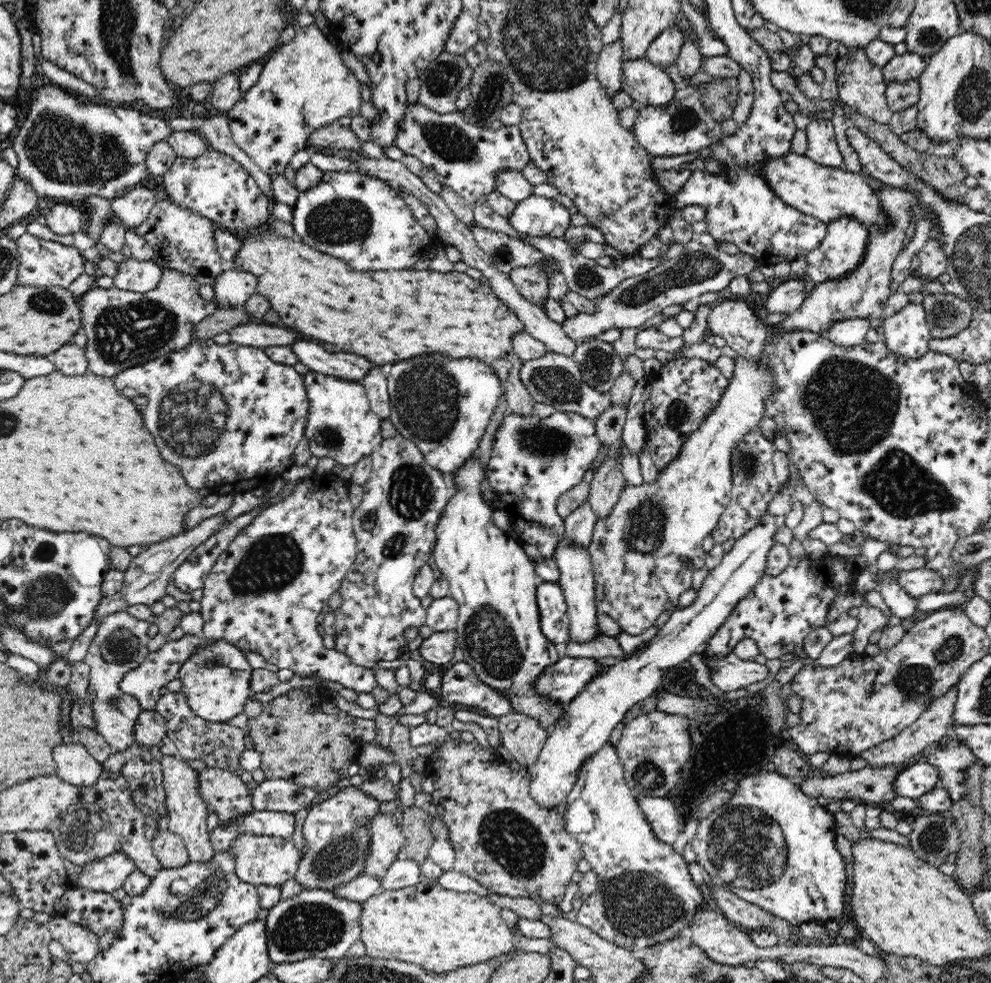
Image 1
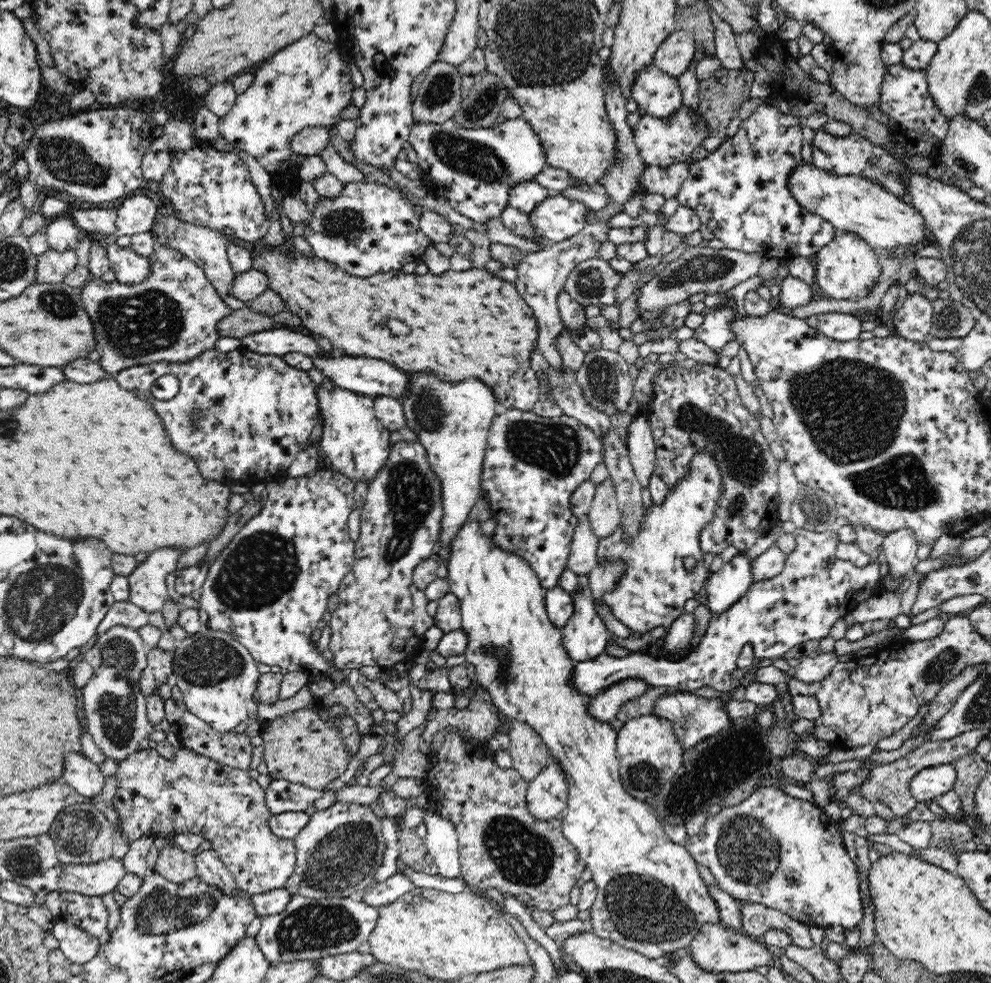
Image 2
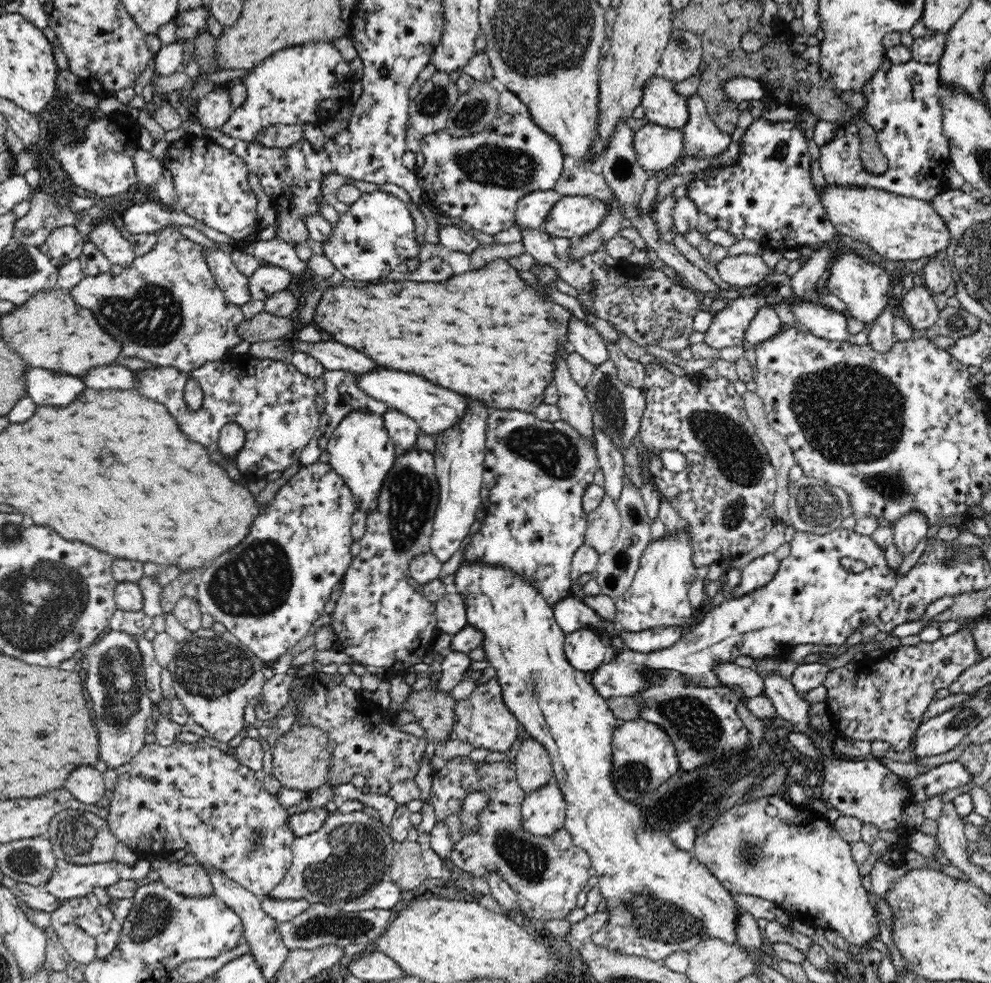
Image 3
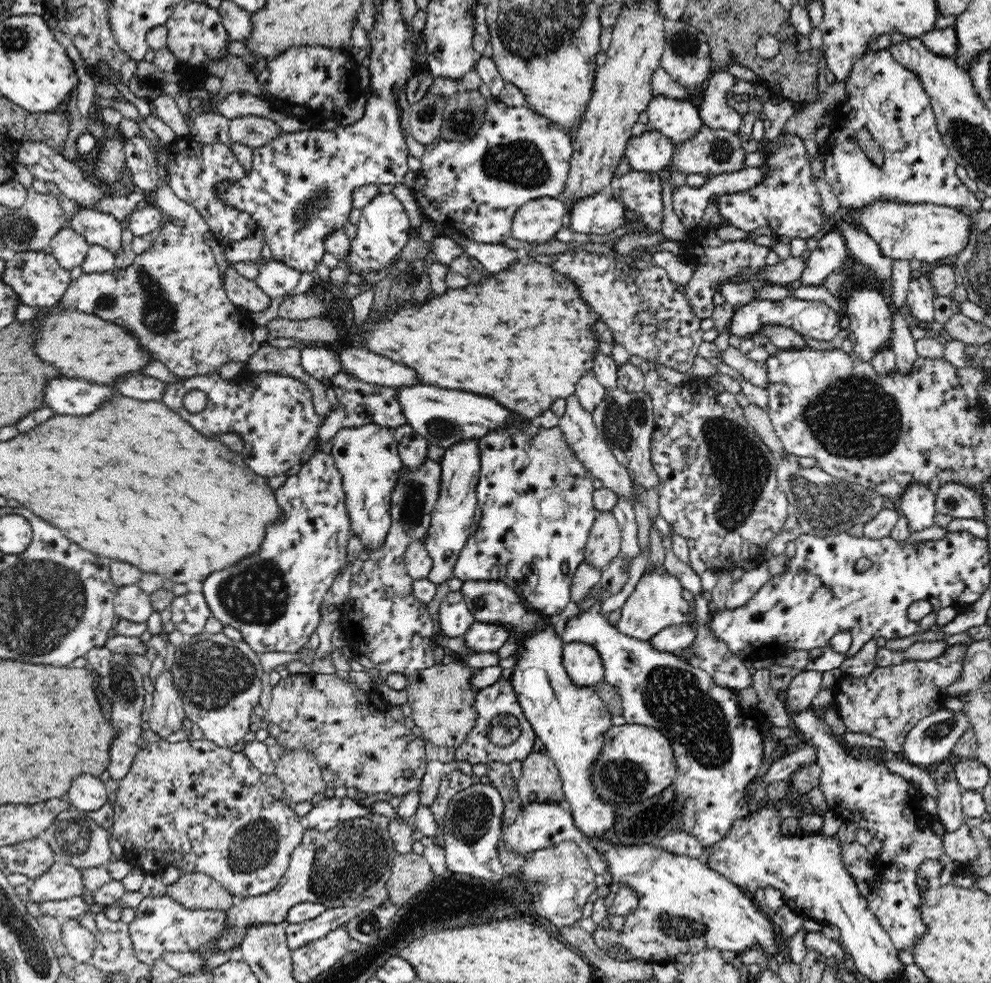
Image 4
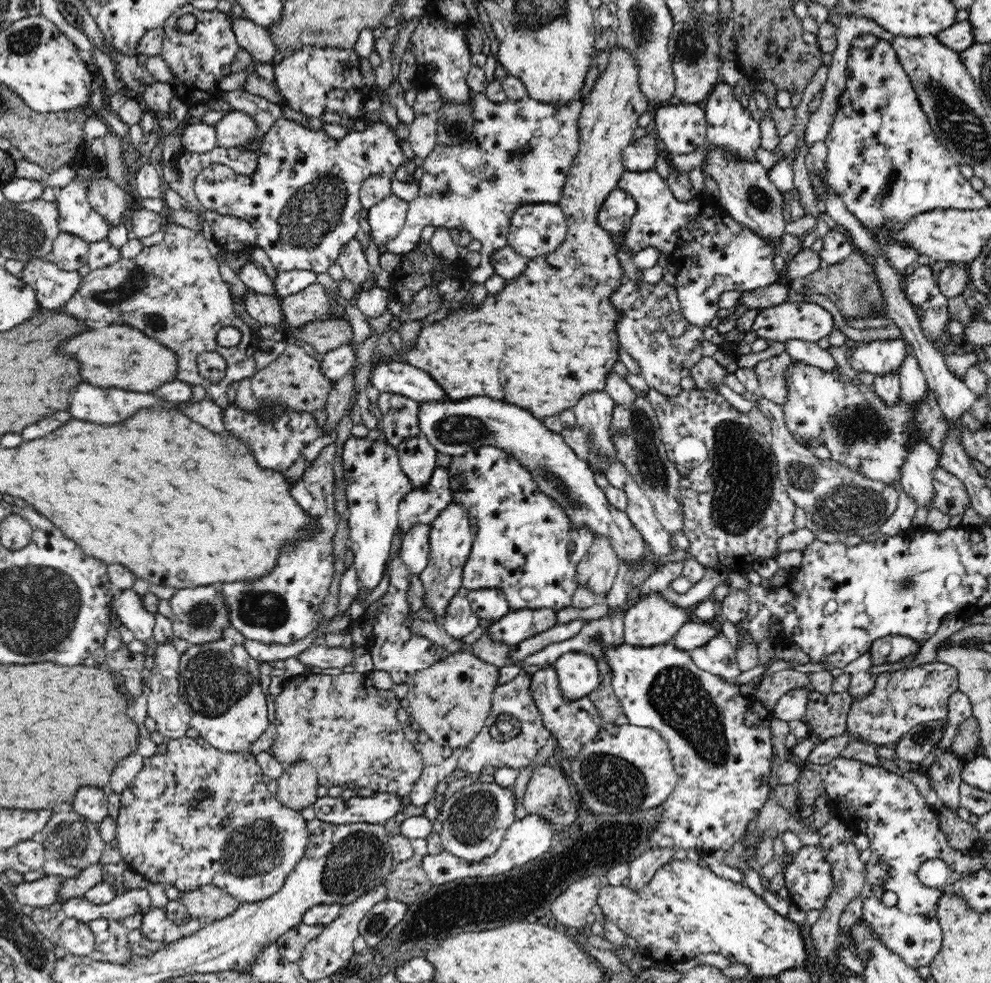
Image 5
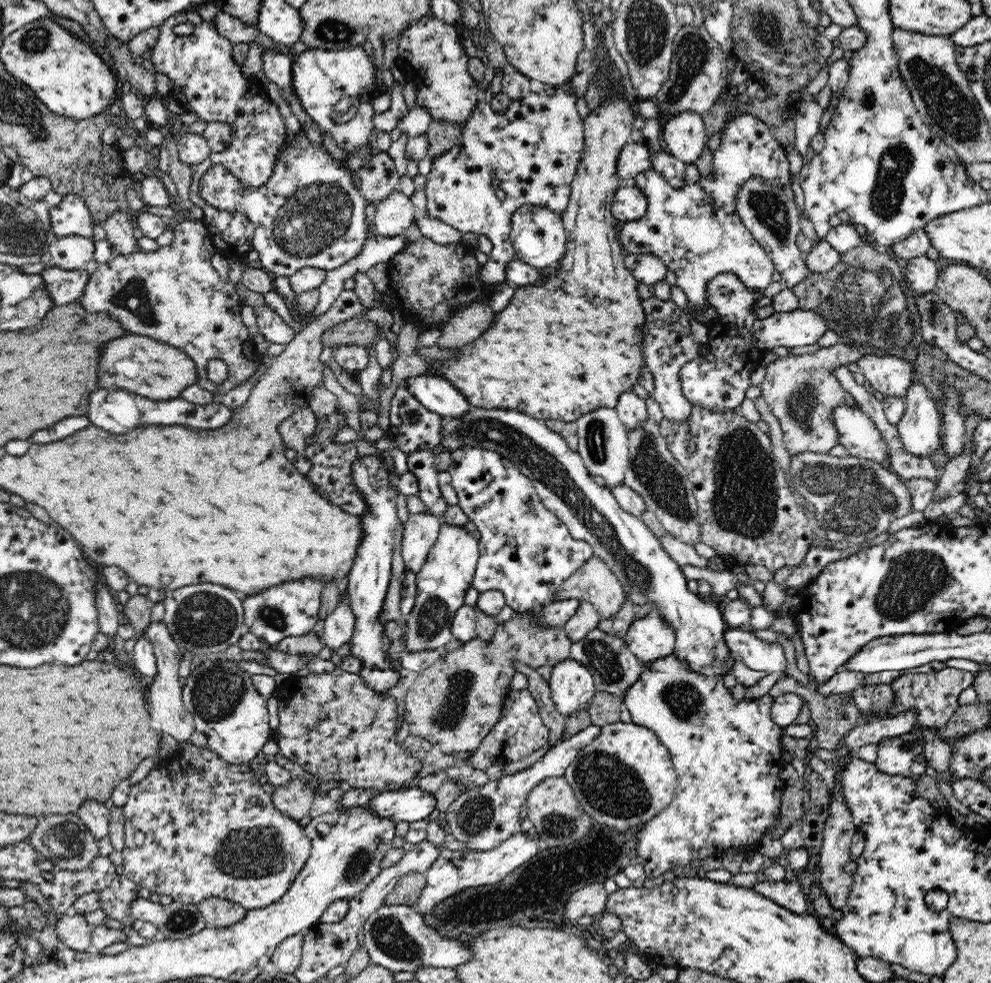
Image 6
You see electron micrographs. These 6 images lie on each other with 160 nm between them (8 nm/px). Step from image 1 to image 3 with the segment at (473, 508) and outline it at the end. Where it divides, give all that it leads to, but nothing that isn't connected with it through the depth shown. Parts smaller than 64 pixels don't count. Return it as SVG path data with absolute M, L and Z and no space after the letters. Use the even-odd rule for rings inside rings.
M464 559L454 572L454 584L456 586L456 593L464 597L467 624L477 628L478 631L484 635L484 640L482 640L482 646L480 647L483 649L484 658L486 658L489 666L492 666L495 670L496 675L493 678L500 683L502 697L506 707L512 712L513 716L518 720L518 723L521 723L524 729L526 729L527 735L544 745L544 748L549 752L555 778L558 781L567 804L563 827L571 835L572 844L588 853L591 862L590 868L596 872L602 898L606 900L604 913L608 915L608 920L604 922L602 928L600 928L597 933L594 933L590 939L598 944L598 946L605 946L606 948L617 950L624 954L642 956L658 962L662 962L666 956L670 956L672 952L692 950L698 942L706 940L708 936L715 936L726 942L736 943L737 938L736 933L734 933L734 922L736 922L736 918L738 918L738 908L736 901L730 897L729 890L726 890L726 887L722 886L718 882L718 879L714 878L714 875L710 873L708 867L704 866L694 857L692 850L683 851L670 840L666 832L662 831L662 829L654 830L650 828L652 825L644 822L645 812L642 812L638 803L622 798L615 789L613 783L614 761L612 761L613 750L611 745L614 732L617 730L617 718L609 708L607 700L600 696L594 689L594 685L590 683L587 673L576 670L567 659L564 648L565 632L557 625L553 608L546 602L546 597L542 596L542 593L538 592L538 589L530 584L530 581L527 580L525 576L522 576L520 572L516 572L501 564L488 564L481 560L469 562L469 560Z

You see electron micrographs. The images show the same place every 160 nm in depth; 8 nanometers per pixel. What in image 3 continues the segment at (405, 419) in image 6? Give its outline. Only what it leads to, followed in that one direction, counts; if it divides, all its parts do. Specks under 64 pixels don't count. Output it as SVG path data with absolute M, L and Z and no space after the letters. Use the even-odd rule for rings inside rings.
M343 370L325 371L323 378L325 390L322 396L326 398L327 406L319 418L318 430L314 433L313 439L304 447L304 450L302 450L300 454L300 458L298 458L298 462L302 467L318 462L318 457L324 452L328 440L332 437L334 428L342 422L342 419L348 412L352 412L352 410L367 410L368 412L382 415L389 408L389 406L381 400L376 400L368 393L360 391L358 385L356 385L354 373L352 372Z

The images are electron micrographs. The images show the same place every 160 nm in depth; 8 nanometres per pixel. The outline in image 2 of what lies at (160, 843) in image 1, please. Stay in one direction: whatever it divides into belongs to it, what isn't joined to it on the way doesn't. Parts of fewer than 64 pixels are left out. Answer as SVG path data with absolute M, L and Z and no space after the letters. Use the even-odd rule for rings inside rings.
M172 842L159 850L154 872L172 882L184 882L188 878L194 878L197 876L194 854Z

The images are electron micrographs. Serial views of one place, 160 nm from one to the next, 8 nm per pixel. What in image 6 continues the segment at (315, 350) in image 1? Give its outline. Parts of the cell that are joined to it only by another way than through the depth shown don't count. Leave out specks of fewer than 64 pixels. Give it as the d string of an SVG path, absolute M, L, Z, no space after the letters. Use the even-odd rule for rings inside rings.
M470 407L470 410L462 416L446 416L442 418L442 426L440 426L440 450L446 450L453 453L455 450L472 447L472 448L483 448L486 450L491 450L494 452L499 452L504 458L508 459L510 462L516 465L516 468L522 474L525 474L528 478L533 480L533 485L537 491L538 497L546 505L546 508L549 508L566 526L570 531L570 535L576 540L586 541L593 548L593 554L601 558L609 567L610 570L618 577L618 580L622 583L625 594L630 594L630 598L634 605L642 605L646 602L657 602L659 614L664 620L667 620L676 631L675 638L675 653L682 659L685 660L689 667L693 669L694 672L704 672L705 674L720 674L725 675L726 669L722 669L722 664L727 662L727 666L732 667L732 654L730 654L730 649L728 645L724 645L724 631L726 630L726 623L724 623L724 617L718 609L718 606L713 604L708 604L708 601L705 598L701 597L698 593L690 593L686 587L686 578L684 574L680 571L680 565L677 562L674 562L670 556L666 554L666 551L660 547L660 541L654 537L654 533L650 531L646 524L644 524L640 518L626 512L615 500L615 497L610 493L608 487L602 485L597 485L594 481L594 476L591 475L591 472L586 468L585 462L581 459L579 453L575 450L572 450L569 447L569 444L566 440L563 439L563 436L560 433L554 432L547 427L545 421L534 418L524 412L518 410L512 410L508 408L480 408Z

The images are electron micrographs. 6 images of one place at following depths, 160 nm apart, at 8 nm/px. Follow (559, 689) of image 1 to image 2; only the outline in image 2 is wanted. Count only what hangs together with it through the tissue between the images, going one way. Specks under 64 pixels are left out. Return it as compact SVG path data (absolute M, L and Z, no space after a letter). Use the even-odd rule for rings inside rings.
M811 527L798 528L794 533L796 540L795 550L787 555L786 564L782 572L774 578L755 582L741 599L738 599L726 612L721 612L709 620L705 634L701 637L698 646L690 649L684 658L672 658L672 656L650 656L650 652L633 652L624 658L612 657L606 652L594 656L592 660L574 662L570 685L574 685L577 692L585 696L594 697L603 689L608 688L614 682L620 682L624 678L637 676L645 680L649 686L670 686L681 693L692 693L703 686L709 686L723 693L732 691L732 672L737 668L738 656L746 645L750 645L755 652L757 661L767 658L773 661L782 658L792 646L806 642L806 640L820 640L830 634L832 624L838 618L844 618L851 613L857 604L868 600L870 596L876 596L885 591L881 584L878 570L878 561L868 563L863 567L854 565L851 561L836 557L836 545L838 535L836 528L828 528L821 532Z

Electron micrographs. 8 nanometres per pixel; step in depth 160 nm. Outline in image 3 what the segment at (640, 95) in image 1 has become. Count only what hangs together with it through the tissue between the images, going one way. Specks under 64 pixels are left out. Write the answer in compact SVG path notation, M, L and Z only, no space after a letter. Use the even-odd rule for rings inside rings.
M654 76L642 88L642 100L646 121L660 128L683 128L688 120L686 97L675 88L675 82Z

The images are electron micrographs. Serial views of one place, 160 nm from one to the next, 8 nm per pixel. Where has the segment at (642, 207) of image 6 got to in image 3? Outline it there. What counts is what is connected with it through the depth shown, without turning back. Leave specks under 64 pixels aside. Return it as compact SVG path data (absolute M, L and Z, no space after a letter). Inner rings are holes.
M563 196L554 202L542 229L556 238L576 240L596 229L605 218L604 201L589 196Z

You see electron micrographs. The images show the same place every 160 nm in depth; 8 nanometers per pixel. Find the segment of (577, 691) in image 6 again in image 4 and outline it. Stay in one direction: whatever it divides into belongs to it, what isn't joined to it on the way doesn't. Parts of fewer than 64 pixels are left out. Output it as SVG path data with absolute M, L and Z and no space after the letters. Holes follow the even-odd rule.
M587 642L563 643L563 665L570 680L578 687L593 687L604 681L605 668L601 655Z

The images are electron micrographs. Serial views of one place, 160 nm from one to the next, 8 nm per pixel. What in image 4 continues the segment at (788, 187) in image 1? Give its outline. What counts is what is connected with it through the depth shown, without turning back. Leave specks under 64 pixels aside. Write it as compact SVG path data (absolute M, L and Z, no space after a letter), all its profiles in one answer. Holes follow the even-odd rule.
M874 200L864 208L849 209L843 219L866 232L884 256L908 262L916 259L922 264L957 256L966 247L971 228L971 219L954 207L926 202L904 204L896 200Z

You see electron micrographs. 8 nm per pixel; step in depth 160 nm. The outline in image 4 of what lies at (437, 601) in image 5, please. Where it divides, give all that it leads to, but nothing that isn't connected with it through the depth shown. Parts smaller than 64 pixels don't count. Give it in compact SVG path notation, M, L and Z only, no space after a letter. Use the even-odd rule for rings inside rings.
M478 438L460 440L445 448L440 460L441 492L431 514L431 525L424 540L425 547L433 560L428 579L436 585L446 582L453 575L456 560L466 541L471 537L474 510L477 507L476 487L481 471L481 448Z

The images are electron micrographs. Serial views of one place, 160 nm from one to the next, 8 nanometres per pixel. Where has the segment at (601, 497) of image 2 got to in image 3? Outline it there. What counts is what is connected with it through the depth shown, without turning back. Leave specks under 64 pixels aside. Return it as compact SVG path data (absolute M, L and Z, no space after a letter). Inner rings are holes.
M605 494L598 508L587 514L586 520L585 542L592 545L599 554L608 552L614 546L622 526L617 503Z

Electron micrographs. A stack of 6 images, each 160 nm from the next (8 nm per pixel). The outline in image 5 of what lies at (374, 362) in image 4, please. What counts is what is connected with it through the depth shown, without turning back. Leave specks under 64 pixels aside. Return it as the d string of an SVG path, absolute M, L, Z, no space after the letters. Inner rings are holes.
M379 360L372 365L369 380L379 392L396 393L418 402L447 398L430 373L408 363Z

